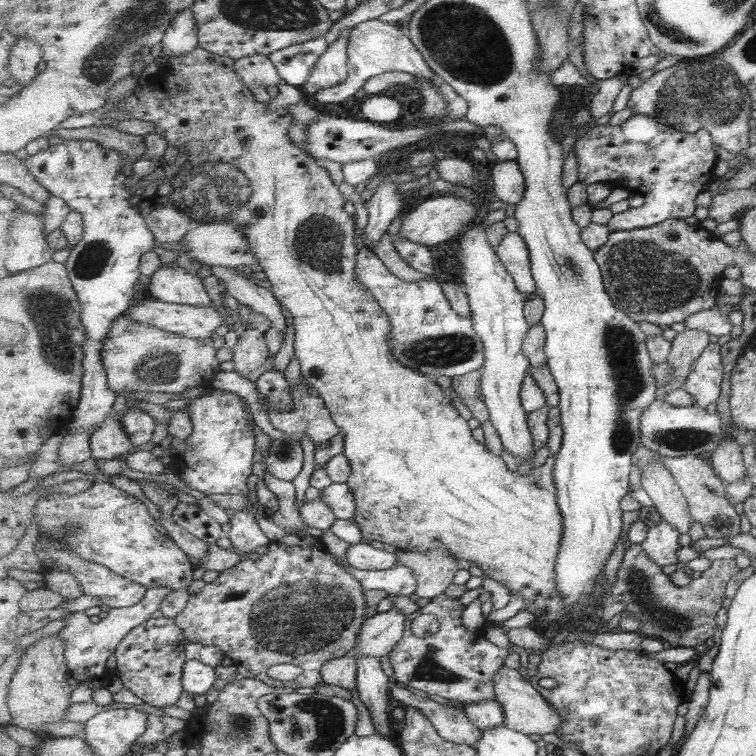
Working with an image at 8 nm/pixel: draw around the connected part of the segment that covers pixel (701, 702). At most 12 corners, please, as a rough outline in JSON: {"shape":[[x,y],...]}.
{"shape":[[701,670],[684,714],[689,738],[710,701],[711,673]]}

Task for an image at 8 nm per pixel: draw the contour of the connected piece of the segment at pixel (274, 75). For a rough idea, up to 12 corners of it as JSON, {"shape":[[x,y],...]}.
{"shape":[[267,55],[236,62],[249,89],[277,87],[281,74]]}

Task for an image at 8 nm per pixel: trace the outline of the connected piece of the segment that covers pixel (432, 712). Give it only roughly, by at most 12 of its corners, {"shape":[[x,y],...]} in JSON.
{"shape":[[396,681],[392,698],[427,714],[449,742],[476,748],[483,730],[460,705],[417,696]]}

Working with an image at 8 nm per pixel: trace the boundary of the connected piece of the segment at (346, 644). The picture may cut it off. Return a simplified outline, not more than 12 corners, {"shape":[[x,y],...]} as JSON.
{"shape":[[264,473],[285,530],[174,620],[255,679],[315,688],[368,620],[366,589],[301,531]]}

